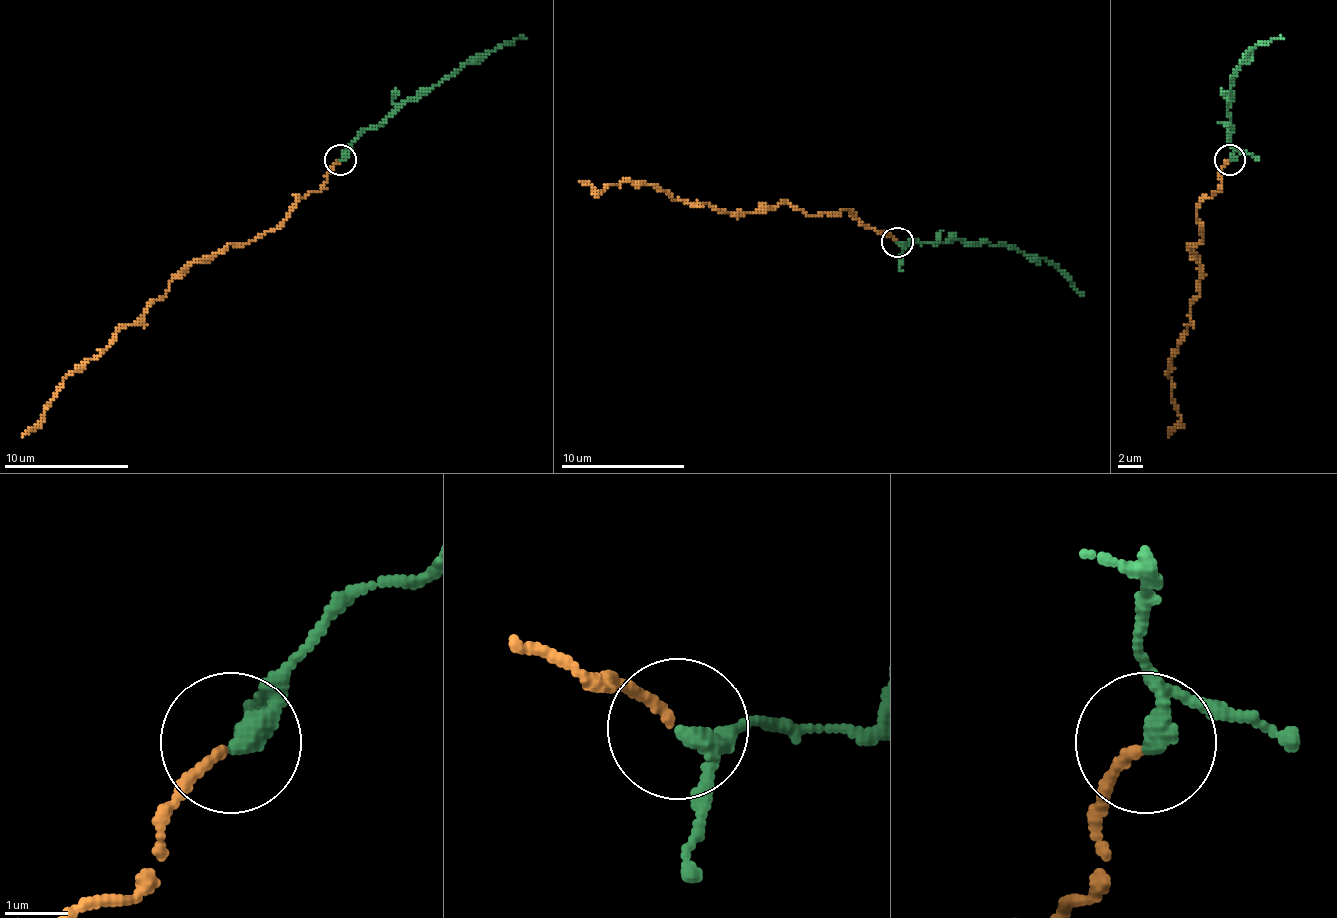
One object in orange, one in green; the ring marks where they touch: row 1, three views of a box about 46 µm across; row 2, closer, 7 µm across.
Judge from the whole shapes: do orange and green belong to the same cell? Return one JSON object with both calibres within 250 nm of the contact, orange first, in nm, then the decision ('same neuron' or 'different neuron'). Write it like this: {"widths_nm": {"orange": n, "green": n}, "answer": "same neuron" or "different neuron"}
{"widths_nm": {"orange": 150, "green": 240}, "answer": "same neuron"}

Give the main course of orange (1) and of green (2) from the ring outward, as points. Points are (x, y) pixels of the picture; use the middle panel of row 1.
1: (896, 243), (849, 209), (809, 215), (784, 203), (722, 212), (654, 184), (629, 181), (598, 194), (579, 181)
2: (896, 243), (962, 239), (1012, 246), (1058, 271), (1083, 296)

